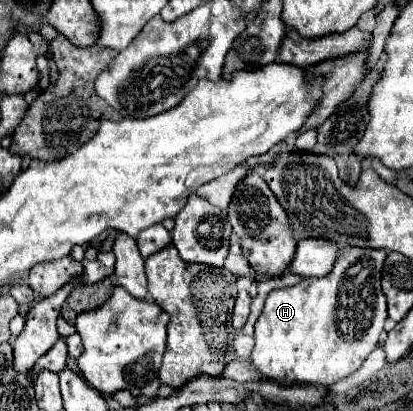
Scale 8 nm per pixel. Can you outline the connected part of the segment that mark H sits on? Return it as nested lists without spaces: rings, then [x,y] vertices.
[[[347,246],[337,250],[337,262],[327,276],[303,278],[299,284],[289,288],[273,290],[267,300],[263,314],[255,322],[255,346],[251,360],[255,368],[273,380],[287,382],[309,382],[331,386],[341,378],[357,372],[367,354],[379,344],[387,316],[387,302],[381,290],[381,270],[387,258],[385,250]]]

